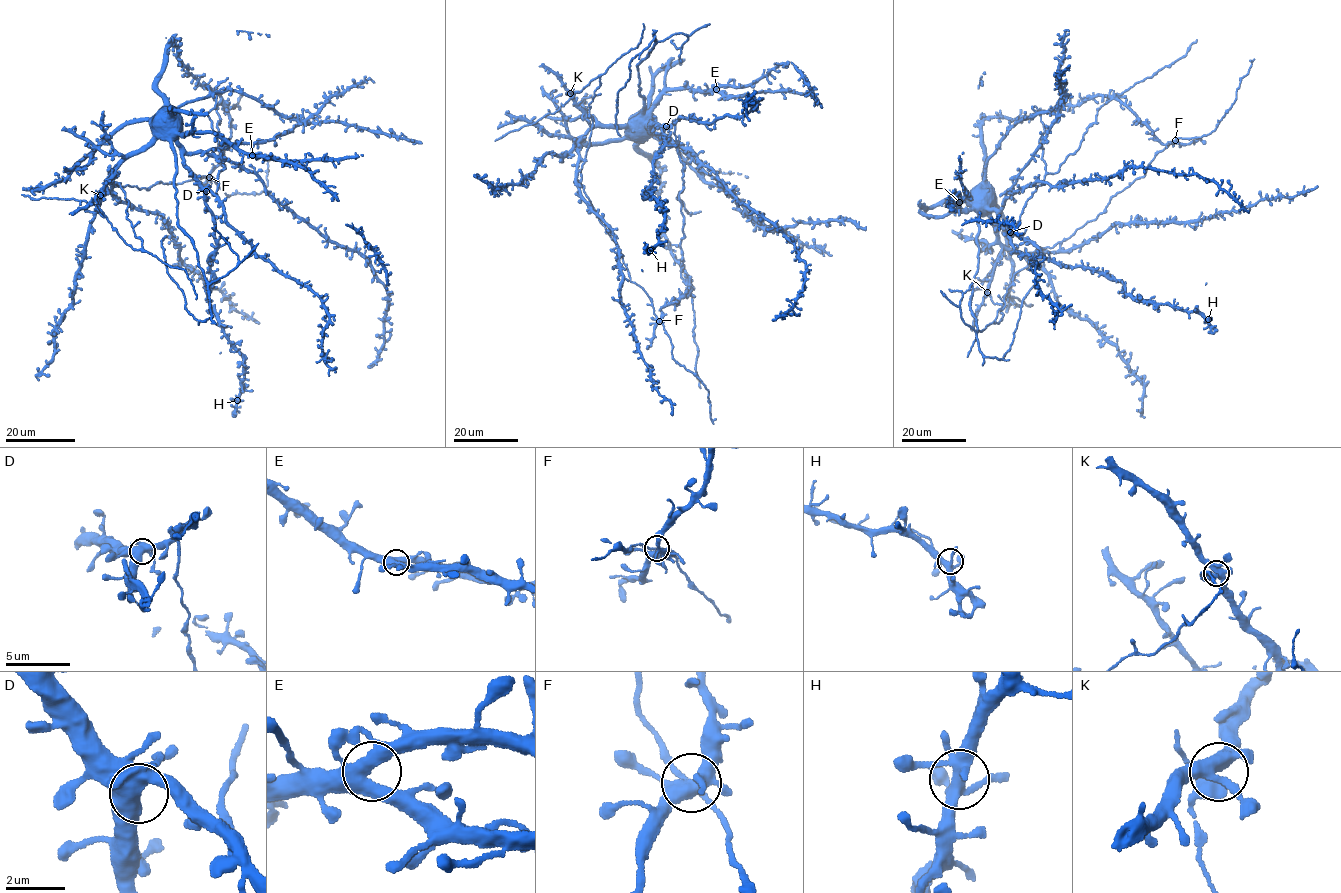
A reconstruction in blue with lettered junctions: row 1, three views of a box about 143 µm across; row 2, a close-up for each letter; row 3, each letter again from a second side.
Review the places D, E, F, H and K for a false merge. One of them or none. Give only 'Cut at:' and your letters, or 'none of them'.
Cut at: none of them

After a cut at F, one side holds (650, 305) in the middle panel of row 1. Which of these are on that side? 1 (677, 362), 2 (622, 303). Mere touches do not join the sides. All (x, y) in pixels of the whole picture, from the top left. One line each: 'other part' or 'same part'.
1: same part
2: other part

